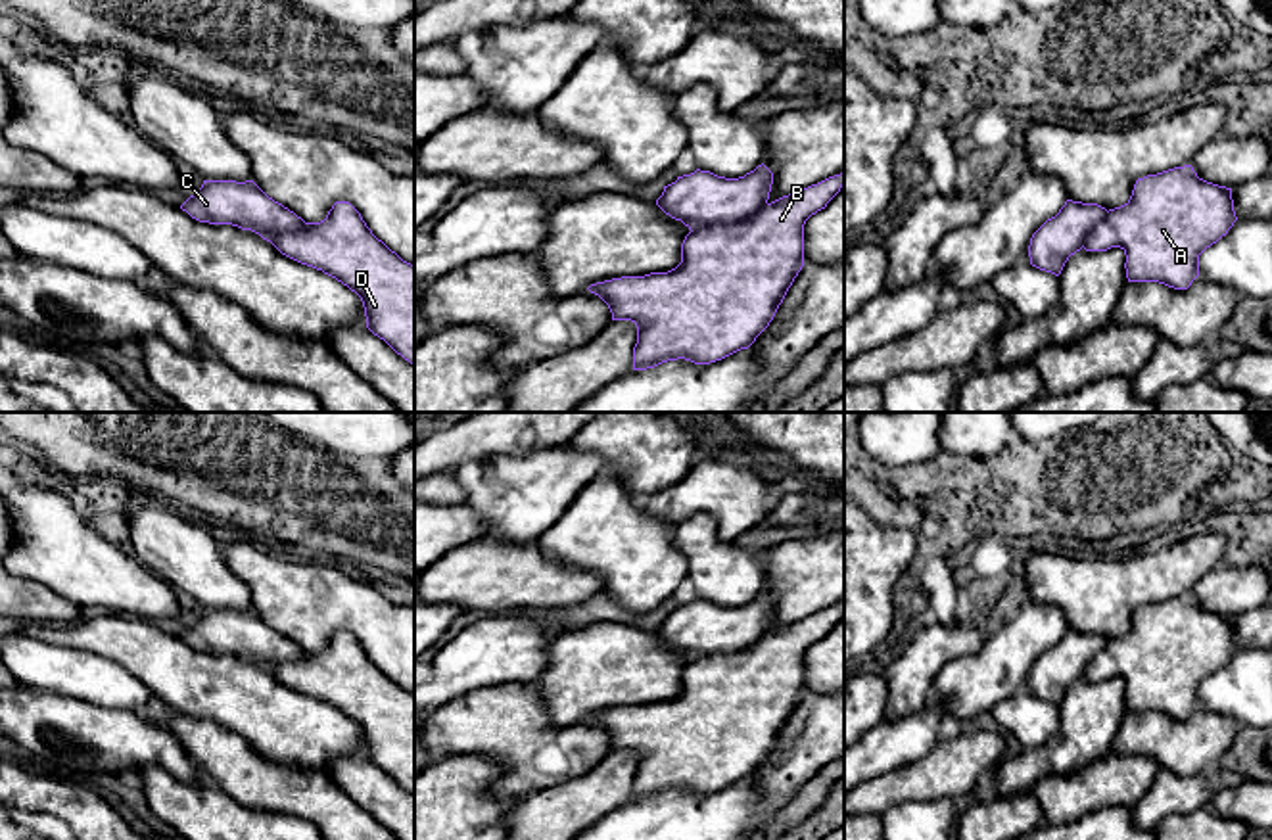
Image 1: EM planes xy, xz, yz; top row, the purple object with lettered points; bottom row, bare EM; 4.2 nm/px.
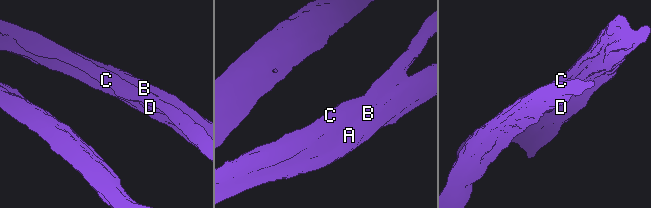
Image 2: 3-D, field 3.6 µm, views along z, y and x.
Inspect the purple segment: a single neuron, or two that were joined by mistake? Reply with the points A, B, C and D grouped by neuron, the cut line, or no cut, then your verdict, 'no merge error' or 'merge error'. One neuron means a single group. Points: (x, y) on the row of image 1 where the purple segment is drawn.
groups A B D / C; cut xz (766, 202), (735, 221), (691, 231); merge error

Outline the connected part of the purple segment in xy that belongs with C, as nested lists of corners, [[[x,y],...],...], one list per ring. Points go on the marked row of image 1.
[[[203,180],[180,209],[200,222],[232,224],[267,242],[305,226],[301,217],[269,198],[253,180]]]

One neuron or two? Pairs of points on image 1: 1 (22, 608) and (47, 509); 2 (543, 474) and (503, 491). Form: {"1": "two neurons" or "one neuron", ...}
{"1": "two neurons", "2": "one neuron"}

